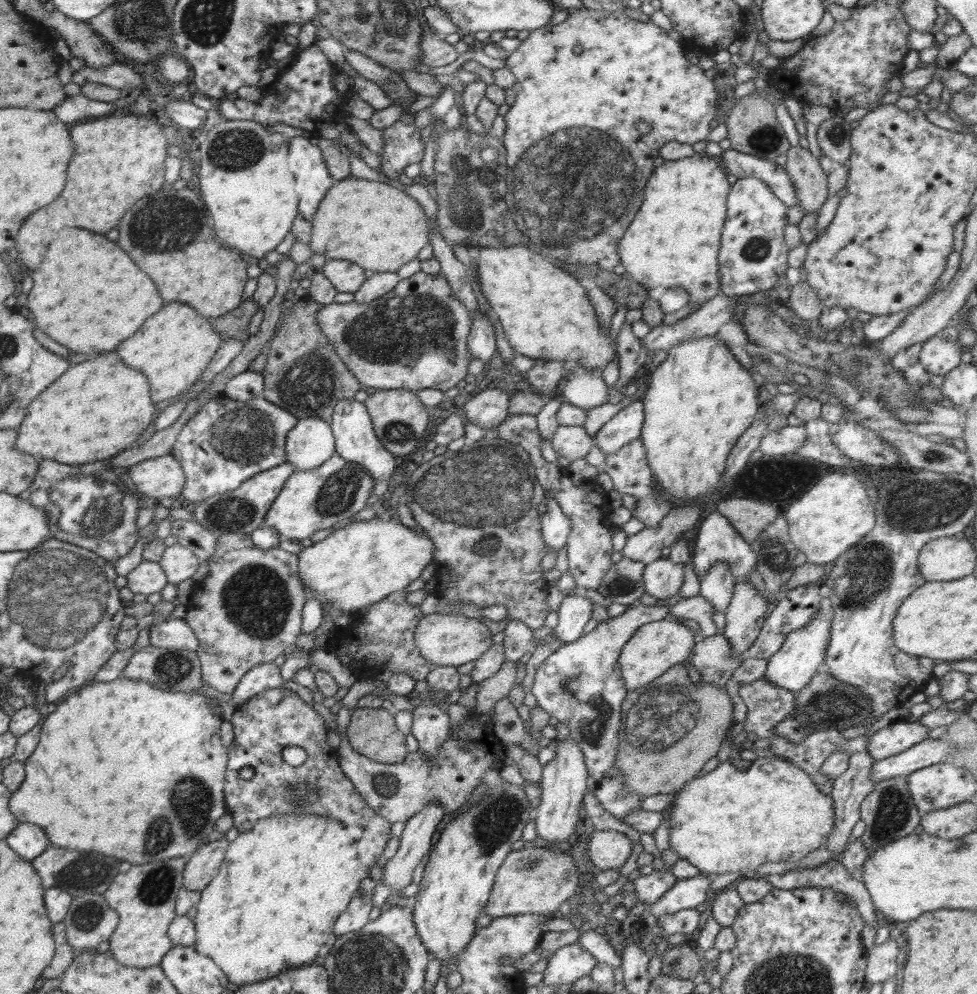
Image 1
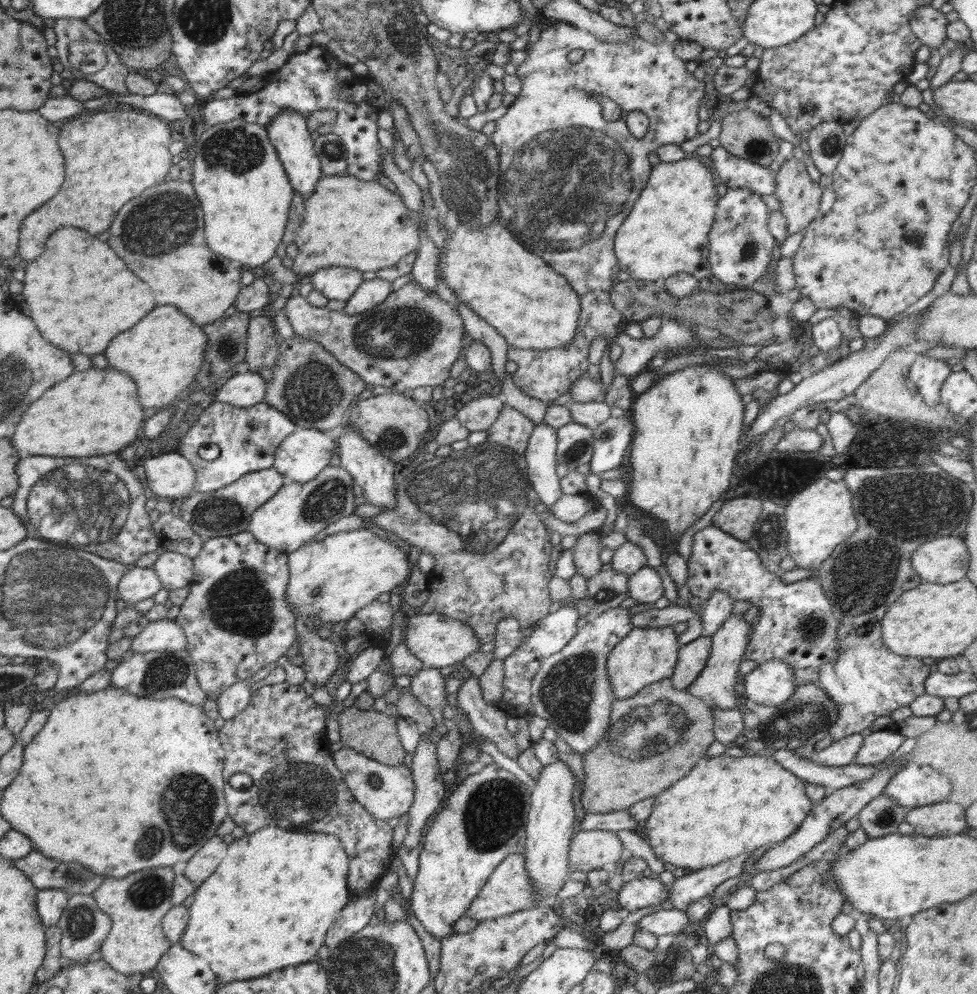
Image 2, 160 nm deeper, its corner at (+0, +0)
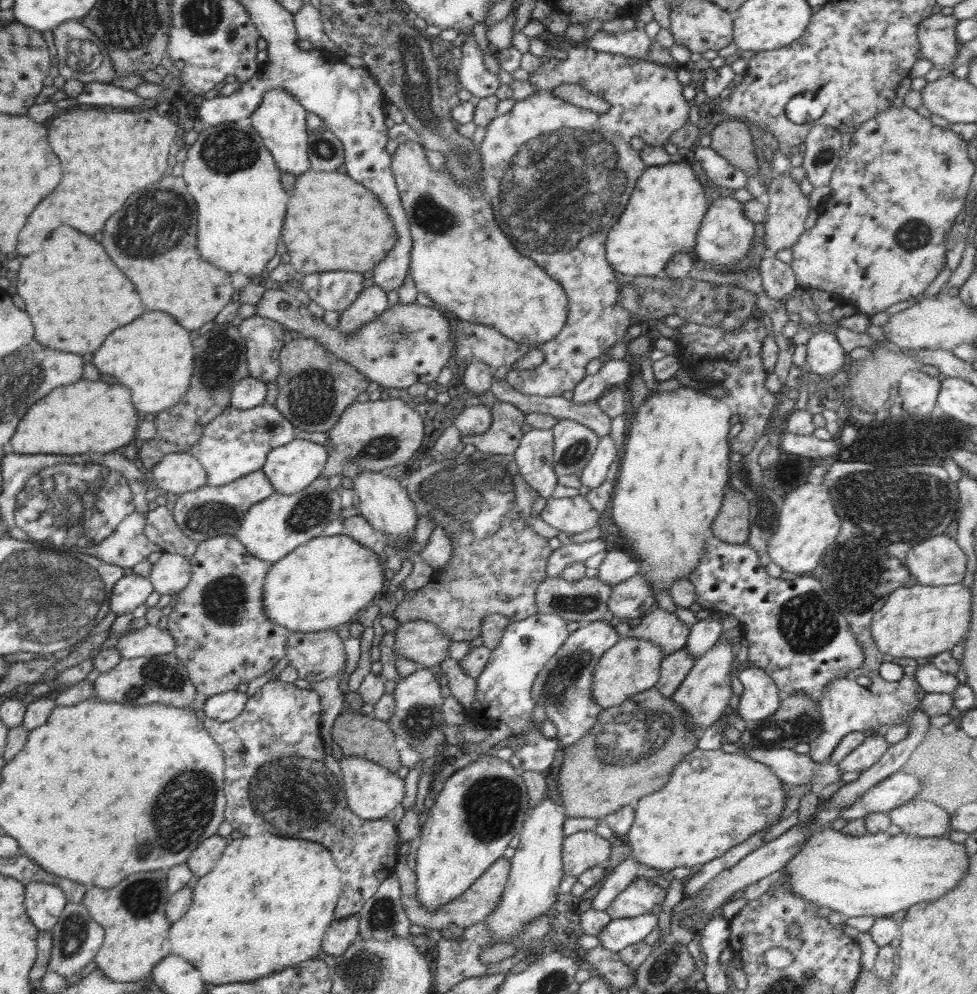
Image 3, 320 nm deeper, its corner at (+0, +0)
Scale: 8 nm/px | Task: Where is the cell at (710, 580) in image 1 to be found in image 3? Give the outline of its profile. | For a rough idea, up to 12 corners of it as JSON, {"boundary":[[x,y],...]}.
{"boundary":[[720,619],[698,620],[685,648],[700,657],[724,632]]}

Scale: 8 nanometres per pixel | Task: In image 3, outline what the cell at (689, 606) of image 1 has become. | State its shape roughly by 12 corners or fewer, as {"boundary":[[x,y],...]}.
{"boundary":[[653,607],[615,625],[620,638],[643,638],[663,653],[685,648],[691,628]]}

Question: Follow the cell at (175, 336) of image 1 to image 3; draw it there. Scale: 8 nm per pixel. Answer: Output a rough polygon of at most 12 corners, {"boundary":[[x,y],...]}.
{"boundary":[[164,312],[116,328],[92,354],[140,413],[190,386],[191,332]]}

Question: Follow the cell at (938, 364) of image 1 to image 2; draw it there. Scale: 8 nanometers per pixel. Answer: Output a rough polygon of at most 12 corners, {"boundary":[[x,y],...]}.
{"boundary":[[922,354],[909,380],[924,402],[941,402],[941,386],[952,373],[944,359]]}

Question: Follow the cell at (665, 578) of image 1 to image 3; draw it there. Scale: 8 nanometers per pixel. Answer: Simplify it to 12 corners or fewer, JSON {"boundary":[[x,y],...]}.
{"boundary":[[641,574],[612,586],[607,610],[634,622],[656,606]]}

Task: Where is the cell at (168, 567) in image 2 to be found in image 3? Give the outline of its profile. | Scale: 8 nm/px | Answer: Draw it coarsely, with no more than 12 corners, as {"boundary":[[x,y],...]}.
{"boundary":[[164,553],[148,580],[160,595],[179,593],[191,579],[189,557]]}

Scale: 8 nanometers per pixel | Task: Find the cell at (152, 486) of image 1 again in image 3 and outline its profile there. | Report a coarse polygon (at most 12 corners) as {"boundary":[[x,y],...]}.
{"boundary":[[190,453],[165,454],[151,472],[172,498],[207,484]]}

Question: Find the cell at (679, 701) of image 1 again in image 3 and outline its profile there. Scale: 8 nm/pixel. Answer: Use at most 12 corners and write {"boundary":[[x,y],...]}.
{"boundary":[[655,687],[563,748],[559,804],[602,820],[698,749]]}

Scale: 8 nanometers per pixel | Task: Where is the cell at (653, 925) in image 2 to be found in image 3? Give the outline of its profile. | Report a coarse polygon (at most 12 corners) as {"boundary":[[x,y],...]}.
{"boundary":[[658,915],[612,919],[598,934],[618,953],[658,929]]}

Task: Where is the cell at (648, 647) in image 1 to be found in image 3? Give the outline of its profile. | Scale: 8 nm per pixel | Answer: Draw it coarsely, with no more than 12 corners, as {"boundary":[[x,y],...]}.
{"boundary":[[620,638],[600,657],[592,697],[608,709],[655,687],[659,644]]}

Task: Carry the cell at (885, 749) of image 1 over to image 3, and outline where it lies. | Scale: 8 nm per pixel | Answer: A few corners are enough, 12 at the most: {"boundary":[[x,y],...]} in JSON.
{"boundary":[[879,734],[837,765],[843,772],[861,772],[878,762],[890,745]]}

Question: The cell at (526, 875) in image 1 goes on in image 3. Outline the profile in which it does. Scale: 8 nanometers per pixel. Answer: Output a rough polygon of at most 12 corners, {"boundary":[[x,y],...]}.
{"boundary":[[397,856],[401,901],[413,927],[468,928],[494,910],[510,861],[493,862],[459,897],[426,910],[417,876]]}

